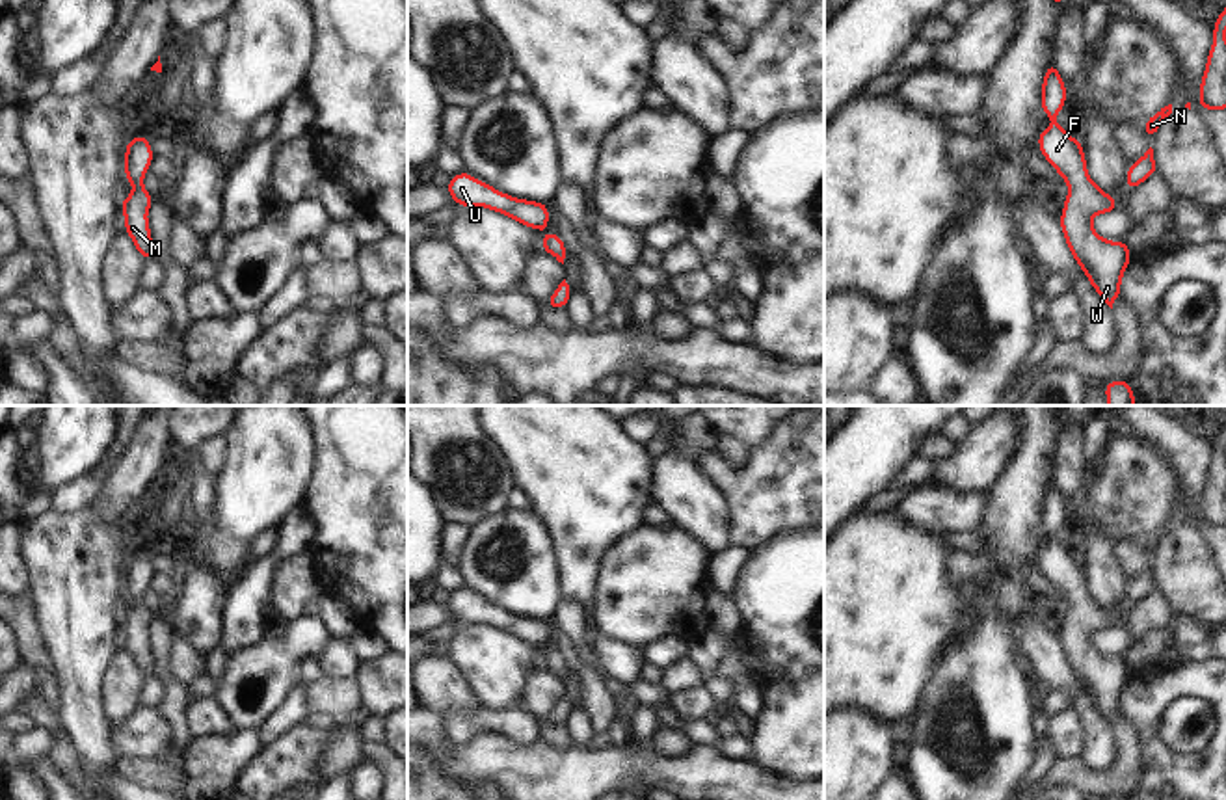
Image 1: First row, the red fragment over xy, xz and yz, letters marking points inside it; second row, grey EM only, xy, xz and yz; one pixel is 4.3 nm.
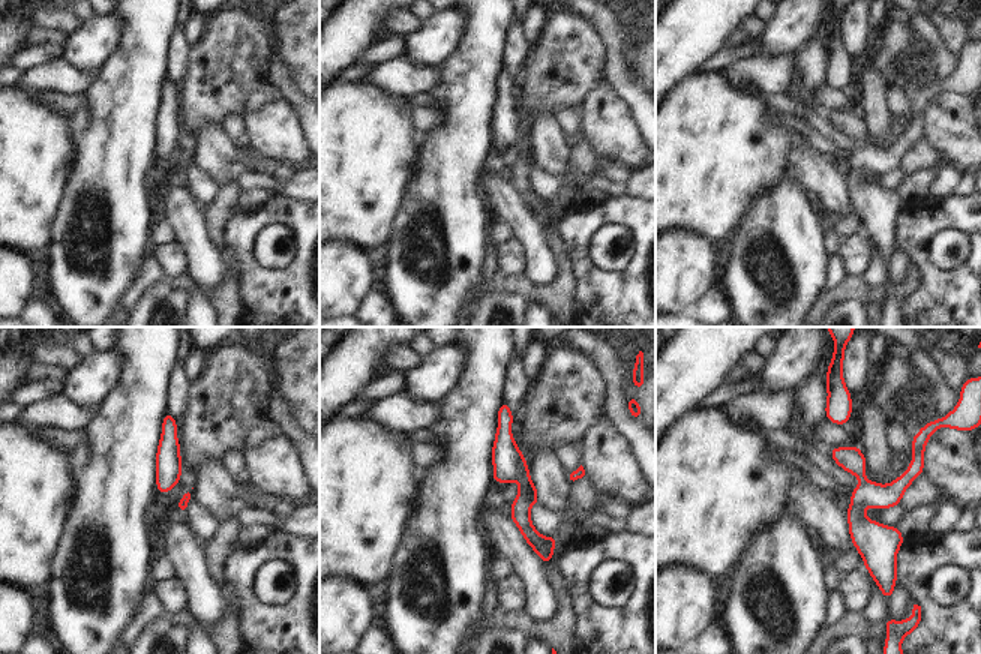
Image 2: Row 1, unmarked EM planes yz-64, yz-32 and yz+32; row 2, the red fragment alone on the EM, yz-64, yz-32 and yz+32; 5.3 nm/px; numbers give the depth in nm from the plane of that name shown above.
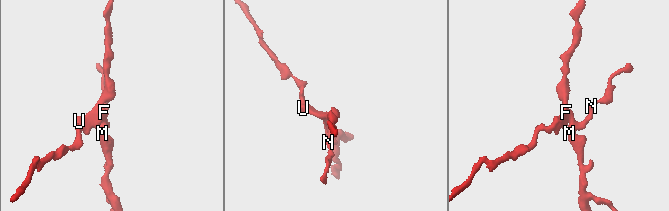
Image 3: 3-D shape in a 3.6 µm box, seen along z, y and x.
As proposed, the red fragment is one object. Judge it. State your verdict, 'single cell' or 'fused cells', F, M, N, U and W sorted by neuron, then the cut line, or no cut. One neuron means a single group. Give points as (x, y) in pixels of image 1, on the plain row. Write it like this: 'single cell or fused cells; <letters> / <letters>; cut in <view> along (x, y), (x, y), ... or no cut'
single cell; F M N U W; no cut

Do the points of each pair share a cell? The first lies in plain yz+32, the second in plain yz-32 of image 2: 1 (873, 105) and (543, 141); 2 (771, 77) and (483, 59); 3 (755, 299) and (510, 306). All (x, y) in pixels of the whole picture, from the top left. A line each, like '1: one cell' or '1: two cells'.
1: one cell
2: two cells
3: two cells

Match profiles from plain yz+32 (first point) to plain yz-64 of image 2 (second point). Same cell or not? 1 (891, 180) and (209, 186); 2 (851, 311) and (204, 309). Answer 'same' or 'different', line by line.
1: same
2: different

